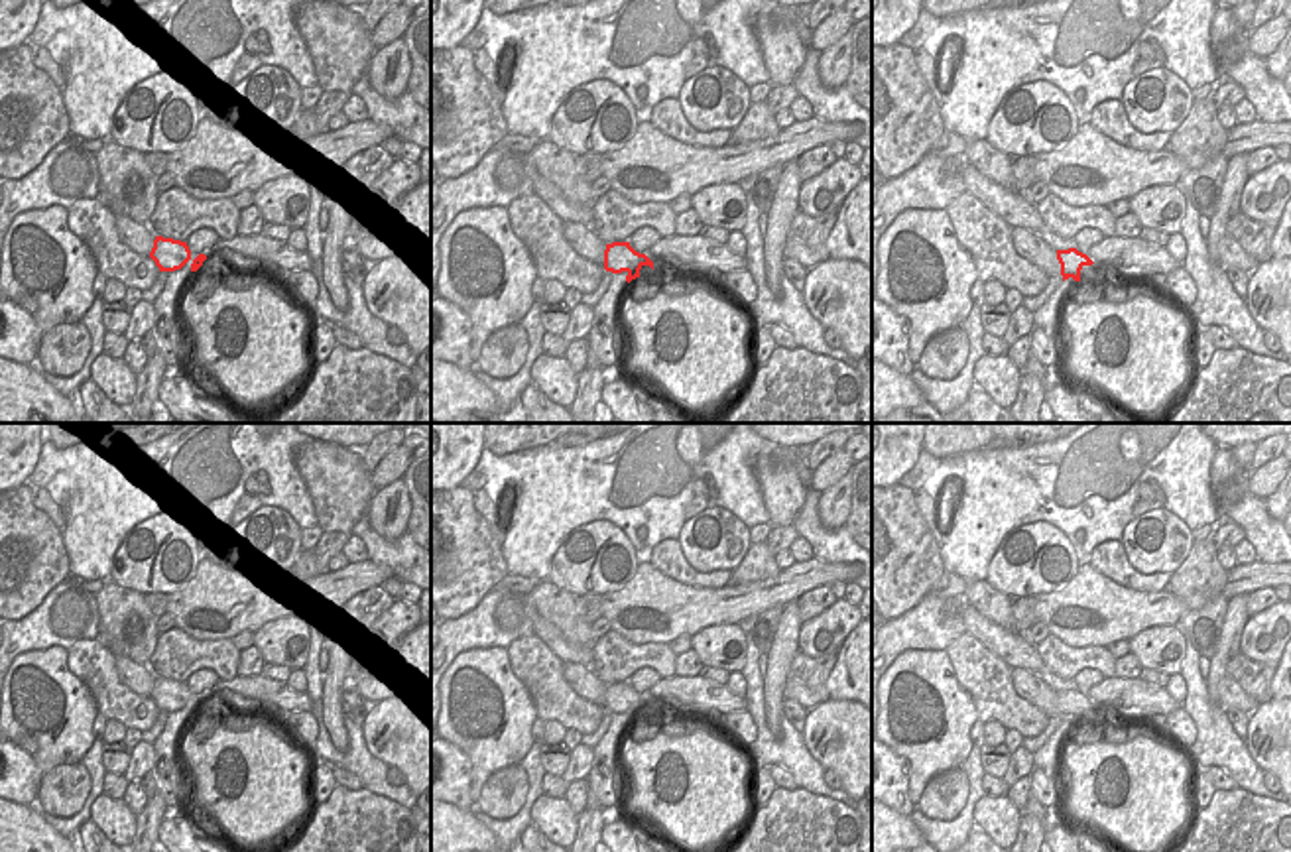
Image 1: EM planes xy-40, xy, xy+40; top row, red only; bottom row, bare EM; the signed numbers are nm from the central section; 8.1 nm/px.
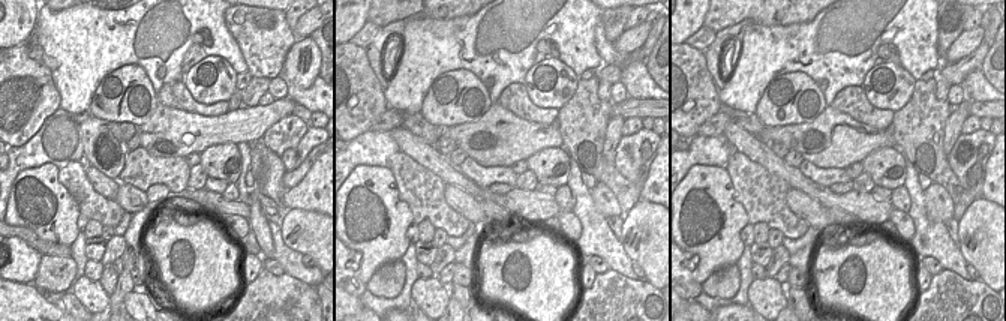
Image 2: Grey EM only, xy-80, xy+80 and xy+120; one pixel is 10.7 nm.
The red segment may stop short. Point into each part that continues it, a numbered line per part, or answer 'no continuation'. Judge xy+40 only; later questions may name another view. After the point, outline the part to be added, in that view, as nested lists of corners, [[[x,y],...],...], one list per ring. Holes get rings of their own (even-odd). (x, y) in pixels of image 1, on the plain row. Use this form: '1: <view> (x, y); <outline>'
1: xy+40 (1093, 713); [[[1098,704],[1082,706],[1082,710],[1080,710],[1080,722],[1096,722],[1102,716],[1104,716],[1104,712]]]

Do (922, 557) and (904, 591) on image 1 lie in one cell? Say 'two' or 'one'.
one

